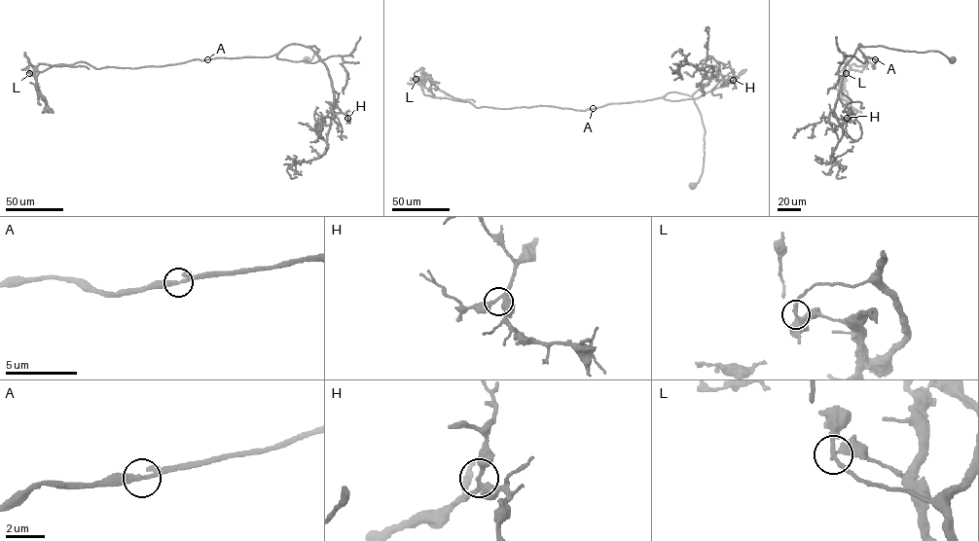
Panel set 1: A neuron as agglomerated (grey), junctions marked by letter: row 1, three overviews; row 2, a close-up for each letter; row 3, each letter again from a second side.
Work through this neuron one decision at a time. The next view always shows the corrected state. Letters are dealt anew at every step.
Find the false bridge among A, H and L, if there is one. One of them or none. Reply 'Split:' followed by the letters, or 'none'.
Split: L

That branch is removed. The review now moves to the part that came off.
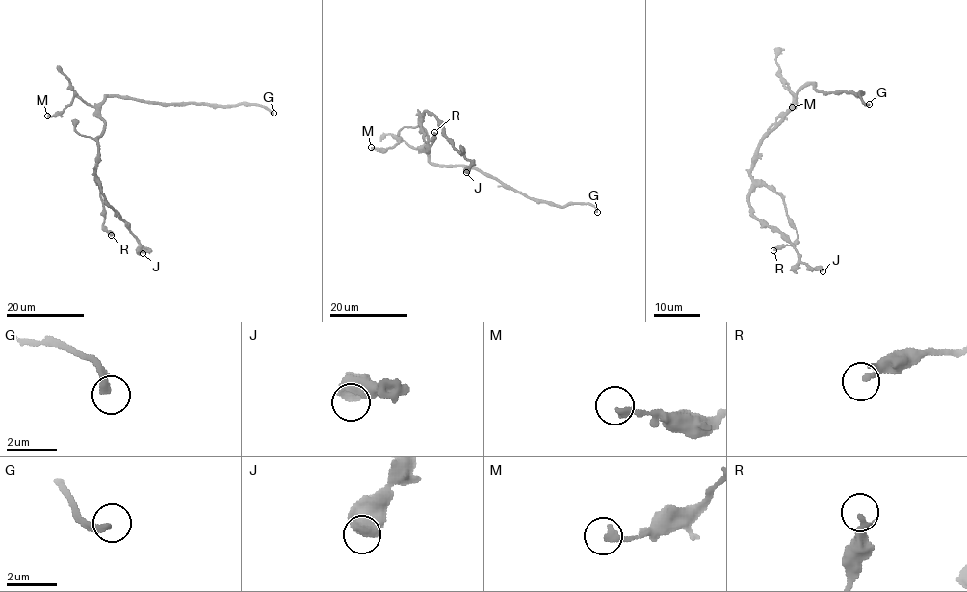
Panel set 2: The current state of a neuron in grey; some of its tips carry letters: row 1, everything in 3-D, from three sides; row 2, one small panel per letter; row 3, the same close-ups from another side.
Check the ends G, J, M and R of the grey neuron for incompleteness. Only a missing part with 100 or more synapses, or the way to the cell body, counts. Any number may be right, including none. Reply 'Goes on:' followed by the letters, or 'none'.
Goes on: G

